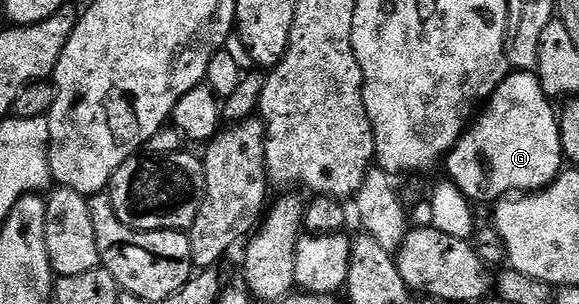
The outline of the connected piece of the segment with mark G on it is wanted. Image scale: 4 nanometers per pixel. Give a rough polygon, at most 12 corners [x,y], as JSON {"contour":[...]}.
{"contour":[[510,72],[447,155],[470,202],[545,189],[557,117]]}

